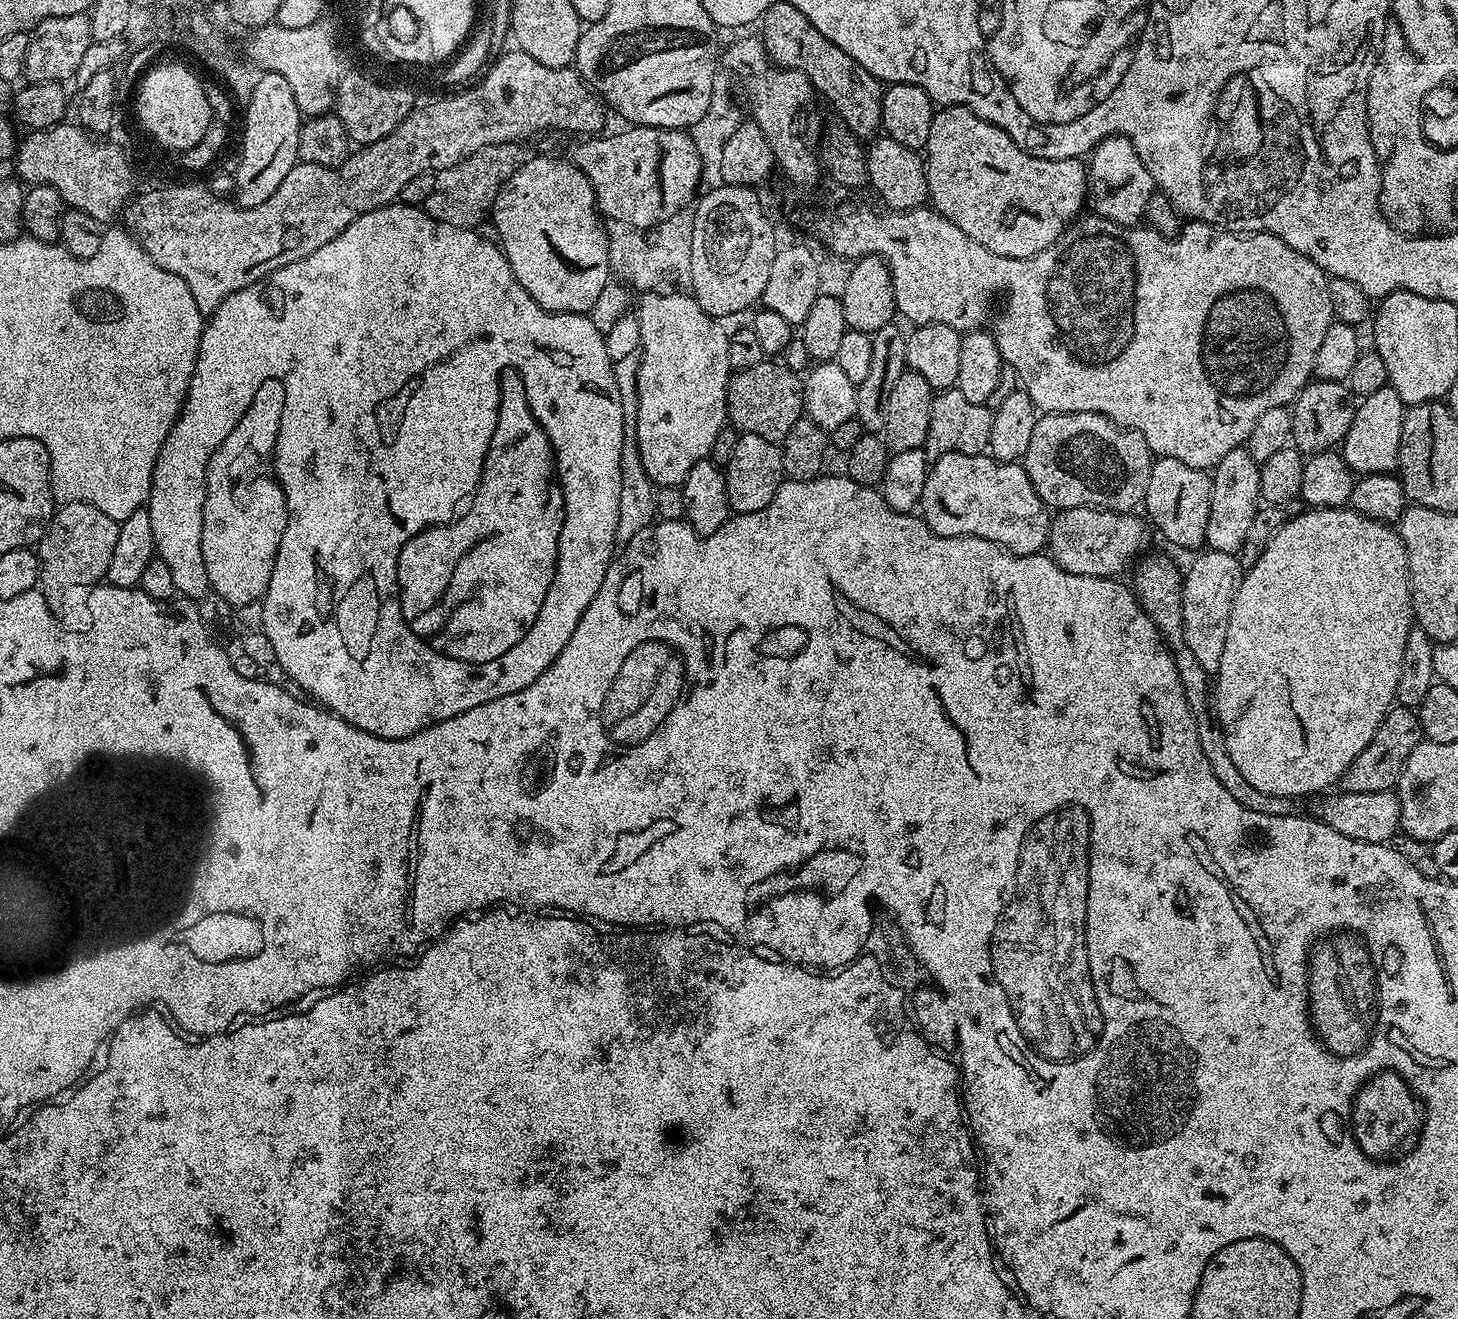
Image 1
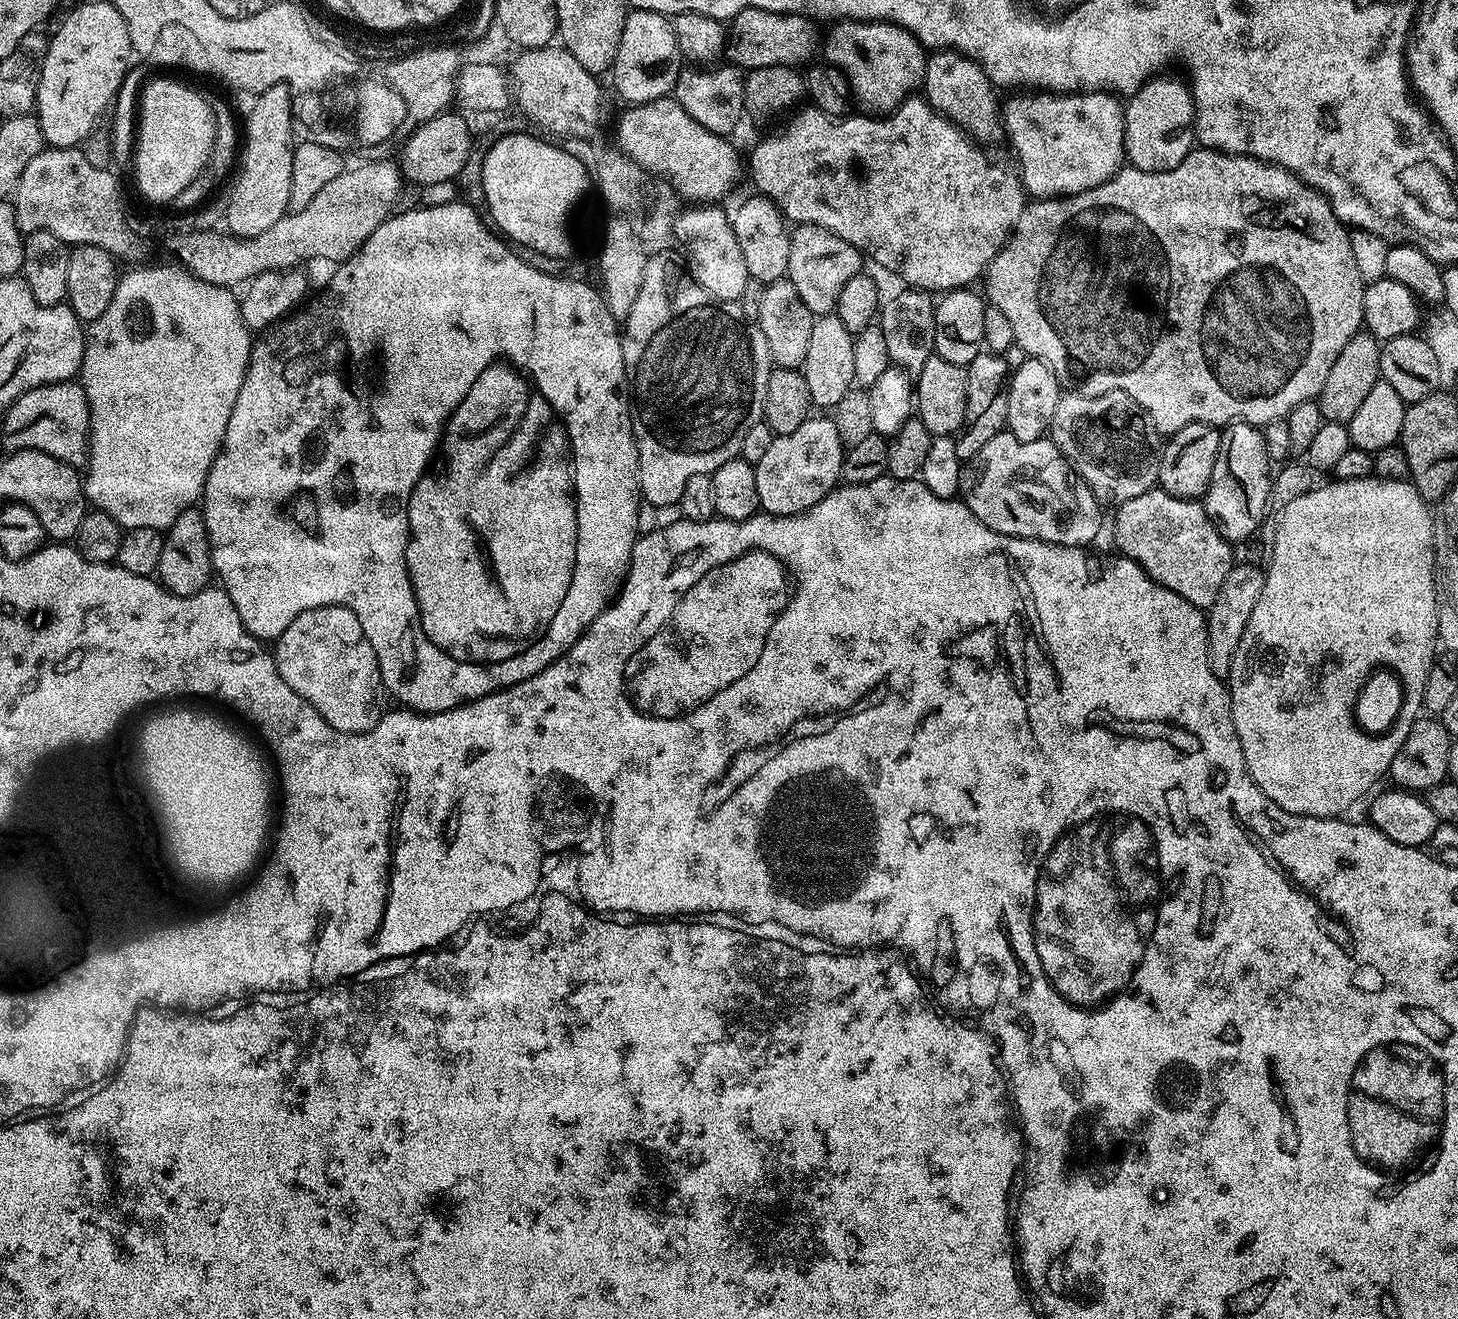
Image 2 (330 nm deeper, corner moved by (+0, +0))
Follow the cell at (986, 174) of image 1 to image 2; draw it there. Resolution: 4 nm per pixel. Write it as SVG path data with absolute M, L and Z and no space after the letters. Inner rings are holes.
M936 50L928 56L922 95L935 112L951 120L977 142L992 140L1002 132L1002 104L996 101L997 89L971 56L951 50Z

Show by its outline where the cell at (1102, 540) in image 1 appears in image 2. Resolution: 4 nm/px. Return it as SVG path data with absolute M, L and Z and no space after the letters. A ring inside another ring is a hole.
M1151 488L1146 494L1138 494L1138 498L1130 498L1115 509L1116 512L1116 544L1123 555L1128 556L1154 582L1166 586L1166 590L1174 590L1186 602L1190 602L1197 610L1207 610L1218 598L1230 570L1234 566L1232 560L1233 545L1226 538L1218 534L1214 522L1208 517L1200 500L1183 500L1174 498L1163 488Z

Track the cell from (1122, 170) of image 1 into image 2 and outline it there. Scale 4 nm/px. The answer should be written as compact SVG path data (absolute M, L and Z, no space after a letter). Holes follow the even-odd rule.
M1020 90L1017 96L1012 96L1002 104L1002 128L1012 139L1012 148L1016 151L1016 160L1020 163L1018 175L1023 183L1025 193L1032 198L1055 198L1058 196L1073 196L1082 194L1086 190L1094 190L1094 186L1102 186L1115 172L1120 171L1125 163L1124 152L1124 110L1125 105L1116 100L1117 97L1111 91L1090 92L1081 90L1078 92L1052 92L1049 90Z

